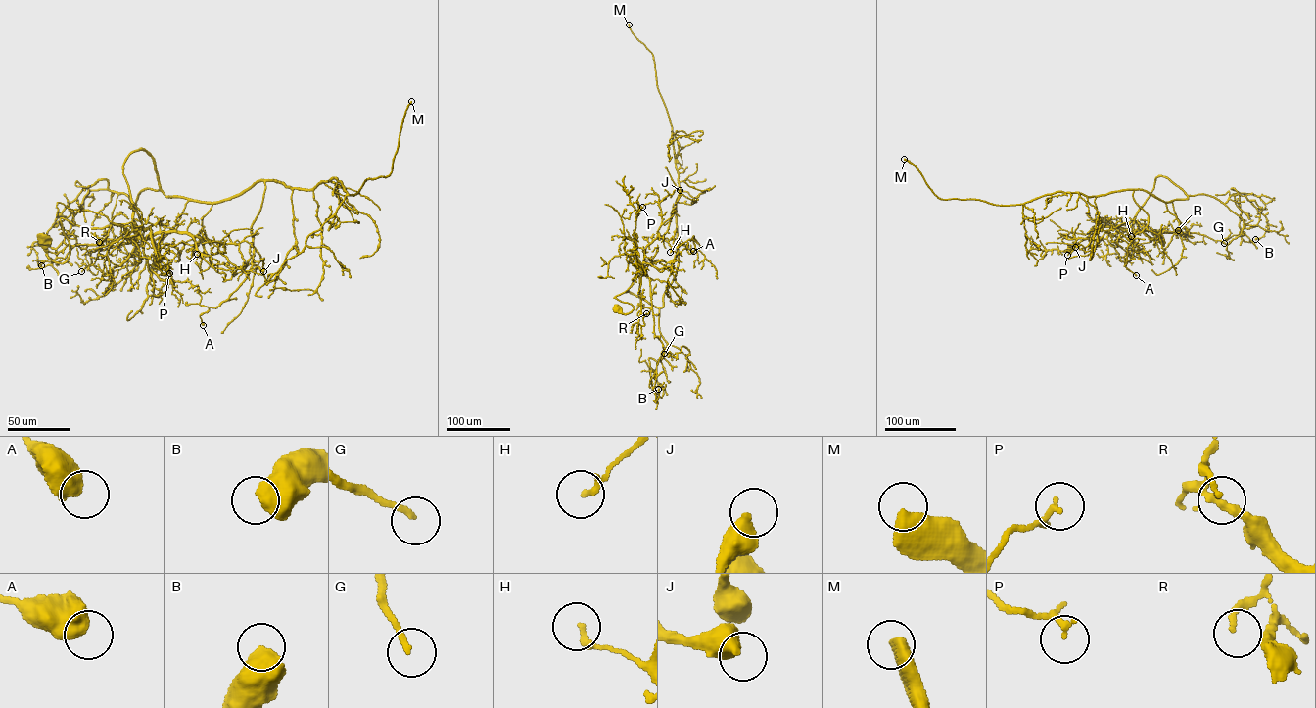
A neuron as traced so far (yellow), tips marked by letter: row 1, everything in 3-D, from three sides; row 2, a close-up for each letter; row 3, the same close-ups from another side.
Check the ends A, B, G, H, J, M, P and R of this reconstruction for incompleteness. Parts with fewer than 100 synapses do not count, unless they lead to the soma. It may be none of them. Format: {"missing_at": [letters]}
{"missing_at": ["M"]}

